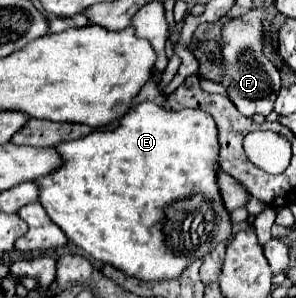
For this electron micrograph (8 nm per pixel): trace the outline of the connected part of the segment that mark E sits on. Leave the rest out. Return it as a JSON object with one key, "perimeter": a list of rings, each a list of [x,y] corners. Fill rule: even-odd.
{"perimeter":[[[138,103],[130,107],[130,111],[120,119],[120,125],[112,131],[92,131],[90,135],[82,139],[74,139],[70,143],[58,143],[54,145],[58,155],[62,157],[62,165],[52,171],[50,175],[34,181],[40,189],[38,201],[46,209],[48,217],[64,231],[68,241],[72,241],[76,247],[80,247],[86,255],[100,263],[110,263],[118,267],[120,271],[126,271],[132,277],[144,279],[144,281],[162,281],[162,279],[174,279],[178,277],[194,259],[204,259],[206,253],[210,253],[220,241],[230,241],[230,229],[232,221],[228,211],[224,209],[218,185],[216,185],[216,169],[218,169],[218,133],[214,119],[196,109],[182,109],[182,111],[170,111],[166,107],[160,107],[156,103]]]}

